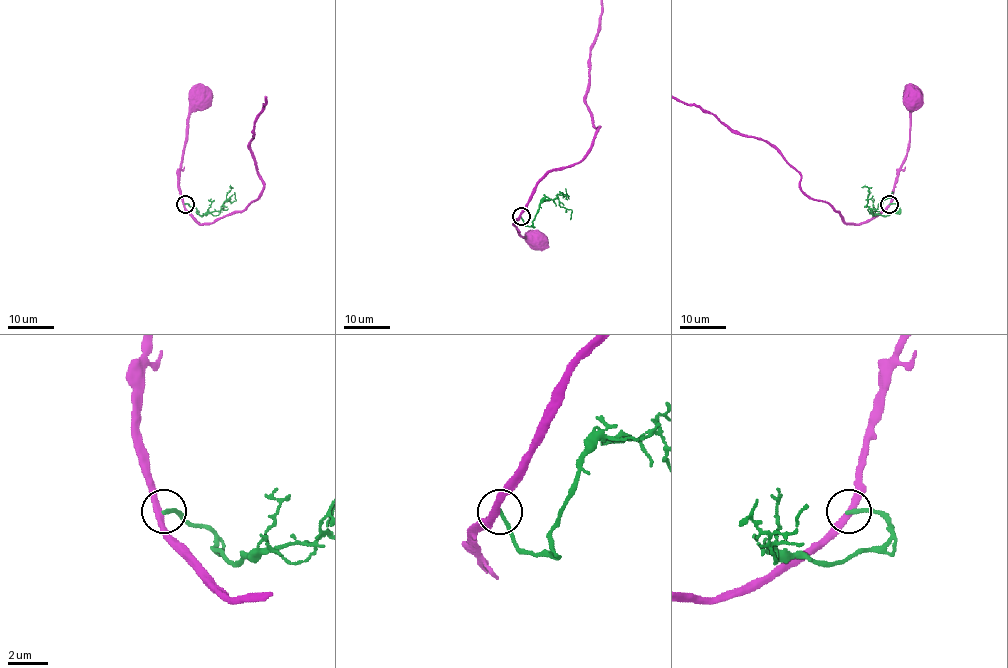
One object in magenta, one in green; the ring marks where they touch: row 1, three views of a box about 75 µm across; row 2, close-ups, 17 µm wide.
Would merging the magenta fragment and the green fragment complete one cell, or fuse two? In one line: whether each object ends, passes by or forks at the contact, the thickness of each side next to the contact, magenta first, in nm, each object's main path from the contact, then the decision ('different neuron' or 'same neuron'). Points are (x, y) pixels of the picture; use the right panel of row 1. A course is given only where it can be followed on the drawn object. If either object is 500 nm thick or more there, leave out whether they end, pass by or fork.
magenta passes by; green ends there; 320 nm thick on the magenta side, 180 nm on the other; magenta runs (890, 203), (897, 170), (907, 152), (909, 108), (914, 98); green runs (890, 203), (895, 203), (899, 210), (885, 216), (871, 210), (892, 192); different neuron

